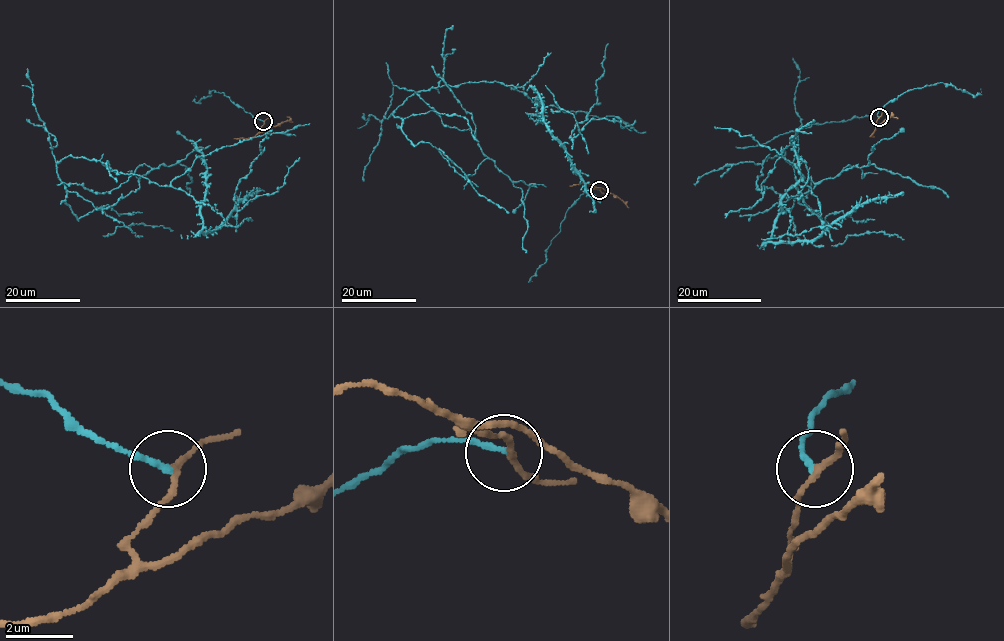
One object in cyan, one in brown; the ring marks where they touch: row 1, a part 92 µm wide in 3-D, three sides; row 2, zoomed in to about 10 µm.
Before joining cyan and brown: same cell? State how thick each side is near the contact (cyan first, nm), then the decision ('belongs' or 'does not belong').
calibres 170 and 160 nm; does not belong

